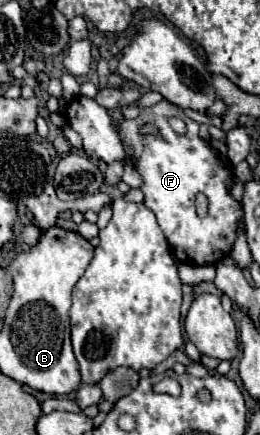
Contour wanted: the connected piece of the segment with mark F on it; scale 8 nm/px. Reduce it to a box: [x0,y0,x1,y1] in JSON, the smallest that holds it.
[120,101,242,267]

